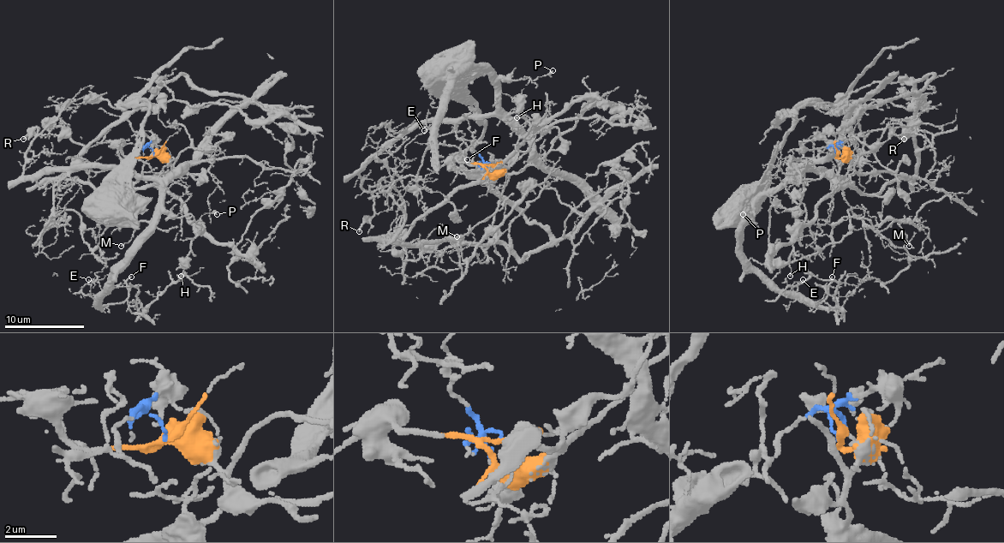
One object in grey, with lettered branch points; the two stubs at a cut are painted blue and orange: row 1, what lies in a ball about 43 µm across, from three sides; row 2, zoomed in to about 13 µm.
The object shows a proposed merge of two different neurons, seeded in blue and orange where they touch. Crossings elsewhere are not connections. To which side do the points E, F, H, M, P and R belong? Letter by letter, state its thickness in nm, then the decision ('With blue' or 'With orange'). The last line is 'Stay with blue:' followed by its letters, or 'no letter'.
E: Thickness 90 nm. With blue
F: Thickness 170 nm. With blue
H: Thickness 110 nm. With orange
M: Thickness 110 nm. With orange
P: Thickness 240 nm. With blue
R: Thickness 150 nm. With blue
Stay with blue: E, F, P, R

